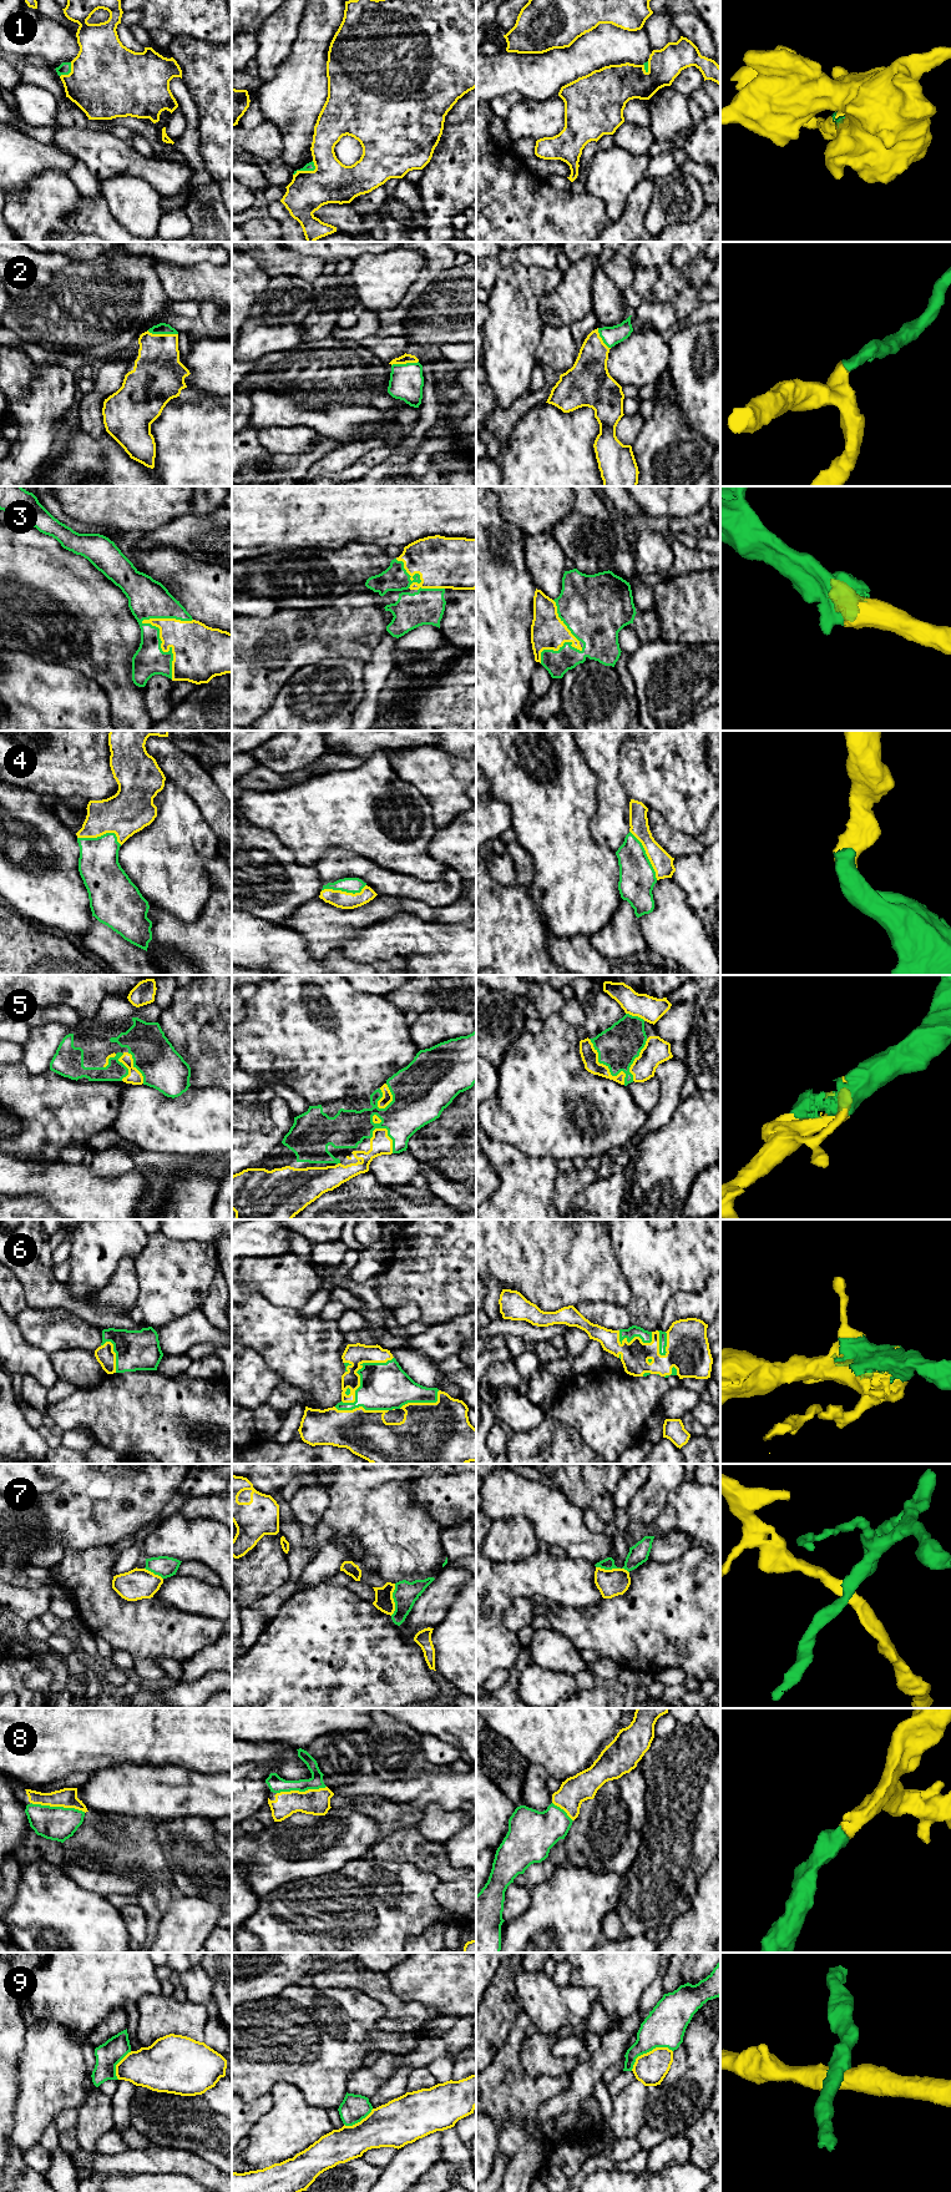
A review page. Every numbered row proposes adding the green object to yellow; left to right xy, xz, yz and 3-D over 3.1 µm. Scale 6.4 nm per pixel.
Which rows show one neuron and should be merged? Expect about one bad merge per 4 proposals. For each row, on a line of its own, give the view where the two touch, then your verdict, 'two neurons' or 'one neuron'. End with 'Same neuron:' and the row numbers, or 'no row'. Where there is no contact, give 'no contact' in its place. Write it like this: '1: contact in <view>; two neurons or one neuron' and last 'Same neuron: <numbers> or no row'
1: contact in xz; one neuron
2: contact in xy; one neuron
3: contact in xy; one neuron
4: contact in xy; one neuron
5: contact in yz; one neuron
6: contact in xz; one neuron
7: contact in xz; two neurons
8: contact in xy; one neuron
9: contact in yz; two neurons
Same neuron: 1, 2, 3, 4, 5, 6, 8

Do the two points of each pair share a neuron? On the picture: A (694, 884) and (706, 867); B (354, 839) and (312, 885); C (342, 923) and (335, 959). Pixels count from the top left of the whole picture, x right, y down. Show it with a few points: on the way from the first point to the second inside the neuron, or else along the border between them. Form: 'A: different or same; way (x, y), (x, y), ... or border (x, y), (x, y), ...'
A: same; way (698, 880), (706, 870)
B: different; border (288, 849), (298, 863), (313, 865)
C: different; border (337, 949), (320, 961)

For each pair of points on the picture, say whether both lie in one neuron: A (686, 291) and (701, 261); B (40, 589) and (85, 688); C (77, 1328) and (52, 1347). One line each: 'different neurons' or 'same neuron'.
A: same neuron
B: different neurons
C: same neuron

